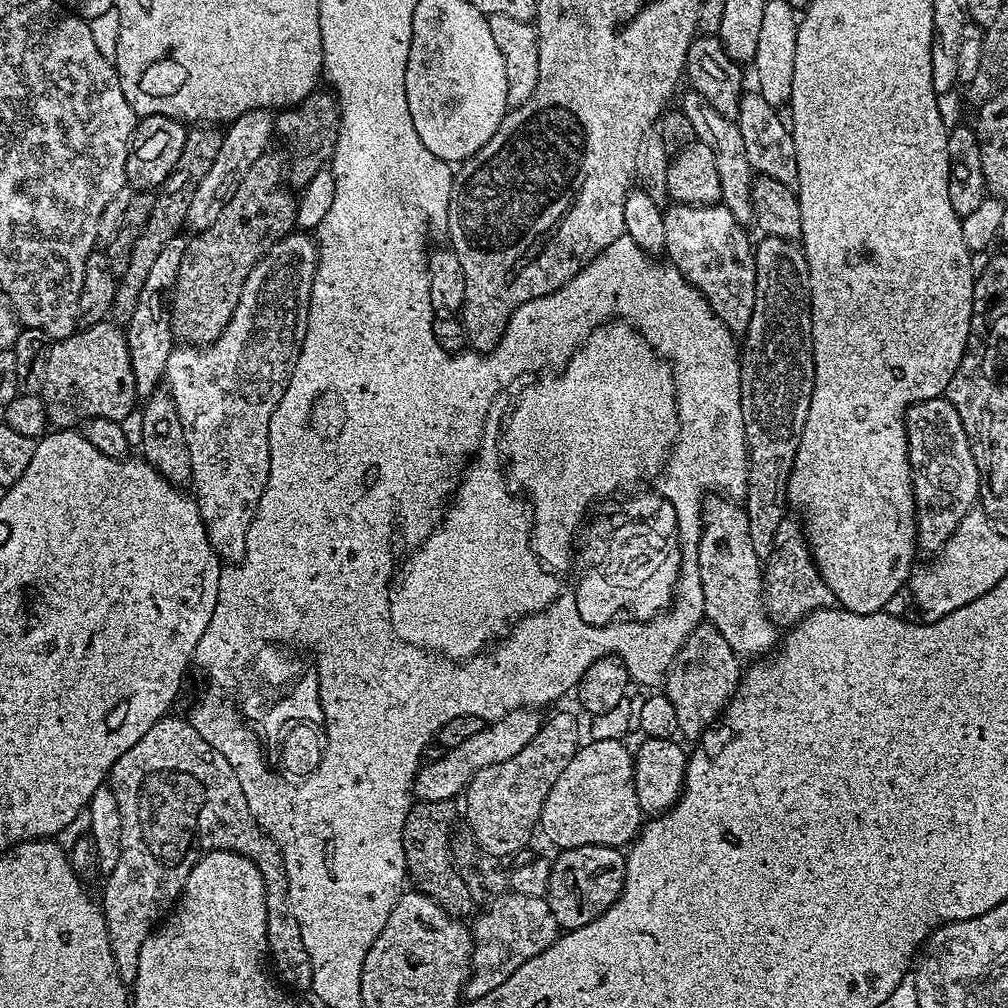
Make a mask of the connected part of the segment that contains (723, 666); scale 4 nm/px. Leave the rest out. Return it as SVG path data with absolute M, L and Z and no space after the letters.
M701 622L692 631L690 638L686 638L682 650L678 650L668 675L662 681L663 695L668 696L674 706L676 726L679 735L685 736L685 741L699 740L706 729L719 721L740 686L740 664L741 657L737 656L726 638L722 638L722 634L712 624Z

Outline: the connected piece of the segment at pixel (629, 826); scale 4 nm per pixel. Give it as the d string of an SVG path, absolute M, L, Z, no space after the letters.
M593 740L581 745L566 764L543 803L539 829L558 850L574 846L625 847L635 839L644 813L634 790L635 757L622 740Z

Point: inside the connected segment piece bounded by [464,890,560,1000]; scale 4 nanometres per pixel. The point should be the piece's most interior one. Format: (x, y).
(514, 927)

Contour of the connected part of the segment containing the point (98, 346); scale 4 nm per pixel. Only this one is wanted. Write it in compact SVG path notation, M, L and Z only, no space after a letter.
M115 322L89 324L73 332L66 339L55 341L48 350L46 378L38 395L46 406L49 425L60 430L75 429L81 422L90 418L127 421L132 407L133 412L137 407L138 397L134 390L134 370L130 370L130 350L125 329Z

